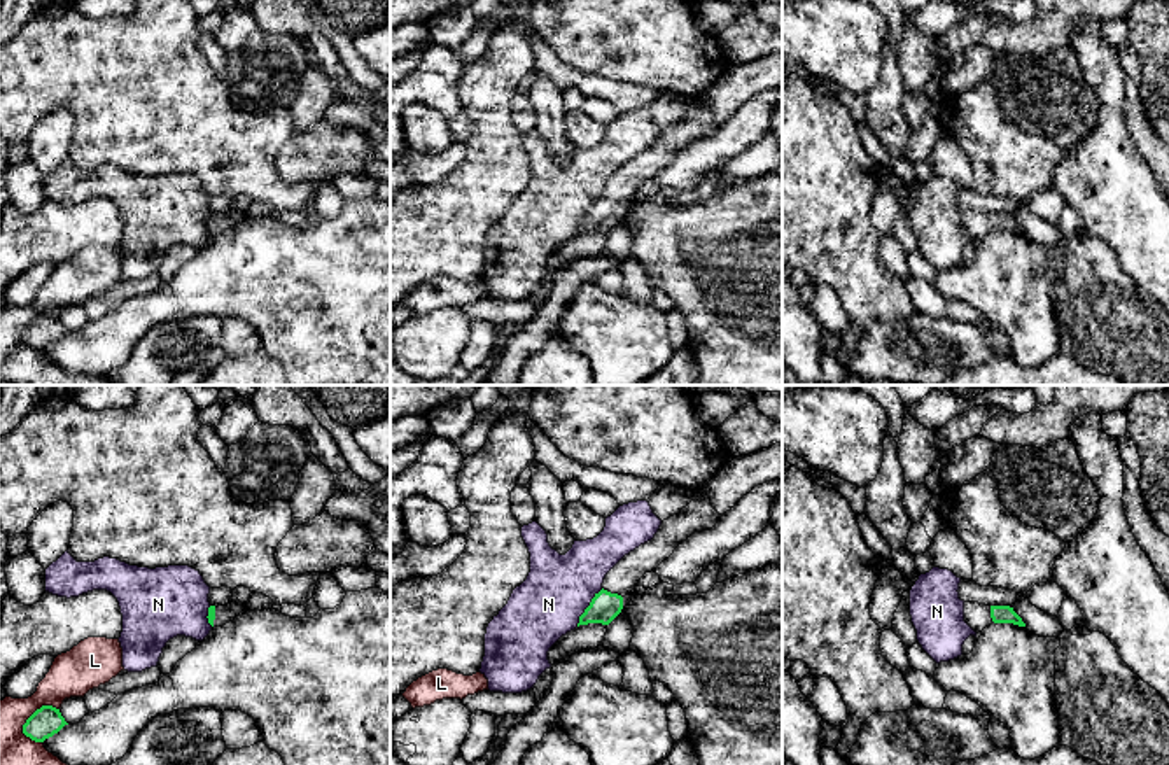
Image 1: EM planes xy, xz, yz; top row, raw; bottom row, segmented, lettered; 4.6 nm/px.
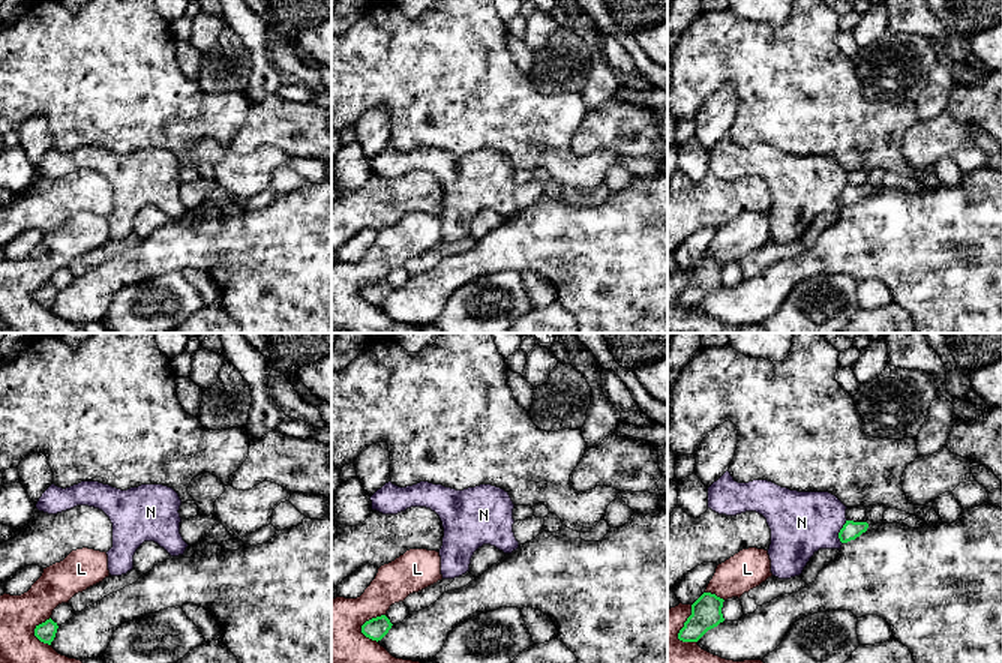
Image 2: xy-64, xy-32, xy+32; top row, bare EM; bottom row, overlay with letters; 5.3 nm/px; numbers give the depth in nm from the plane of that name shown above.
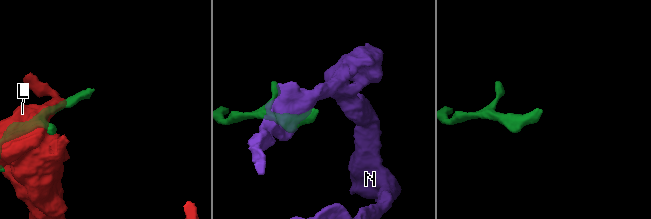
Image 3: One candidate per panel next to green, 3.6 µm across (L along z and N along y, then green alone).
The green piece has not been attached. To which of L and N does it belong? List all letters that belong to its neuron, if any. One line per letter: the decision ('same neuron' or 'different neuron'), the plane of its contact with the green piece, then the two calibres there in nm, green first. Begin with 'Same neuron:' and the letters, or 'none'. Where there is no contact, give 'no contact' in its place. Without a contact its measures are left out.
Same neuron: none
L: different neuron | xy | 140/220 nm
N: different neuron | xz | 140/300 nm

